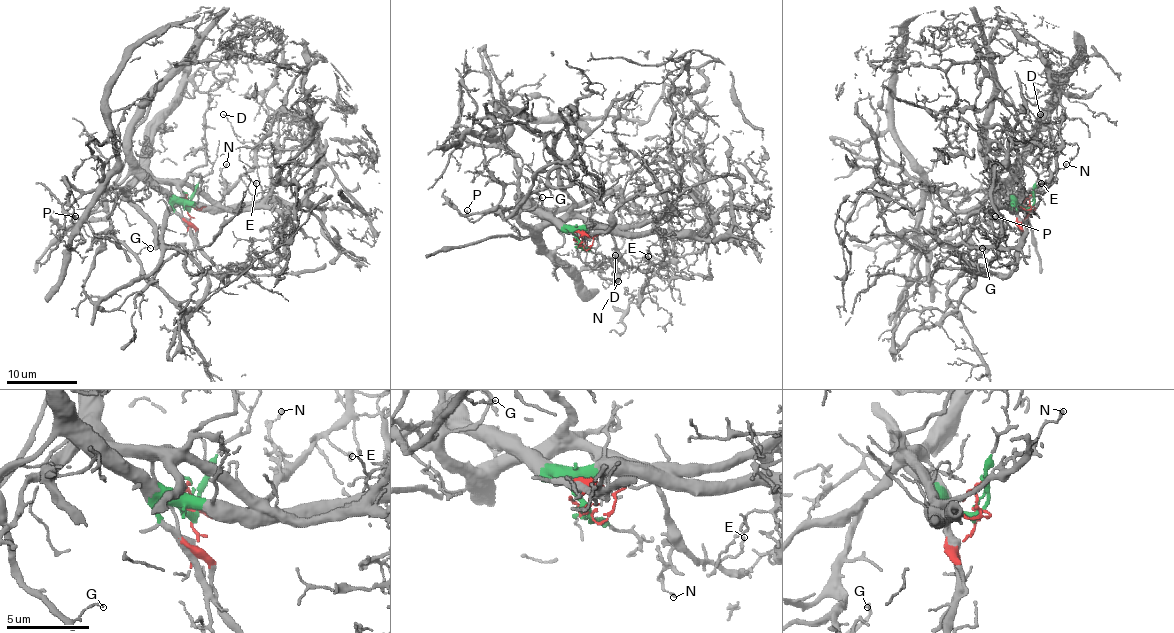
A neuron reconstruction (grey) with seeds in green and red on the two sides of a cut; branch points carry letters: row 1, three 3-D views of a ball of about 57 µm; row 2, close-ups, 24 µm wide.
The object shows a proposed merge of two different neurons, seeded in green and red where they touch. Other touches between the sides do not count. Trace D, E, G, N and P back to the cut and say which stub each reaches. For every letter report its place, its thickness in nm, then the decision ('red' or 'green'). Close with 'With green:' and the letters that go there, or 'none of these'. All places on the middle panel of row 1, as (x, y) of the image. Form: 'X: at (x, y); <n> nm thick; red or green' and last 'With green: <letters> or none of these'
D: at (615, 255); 90 nm thick; red
E: at (648, 256); 140 nm thick; red
G: at (542, 197); 120 nm thick; green
N: at (618, 281); 150 nm thick; red
P: at (467, 210); 170 nm thick; green
With green: G, P

